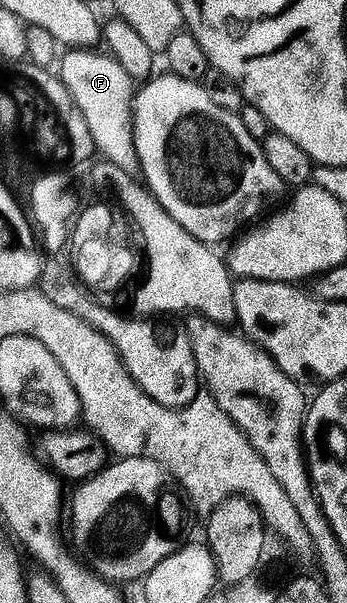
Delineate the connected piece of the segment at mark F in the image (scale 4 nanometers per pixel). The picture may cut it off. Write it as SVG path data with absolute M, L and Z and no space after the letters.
M68 49L63 58L61 77L65 88L69 88L69 96L81 108L81 116L85 116L89 124L89 132L93 134L94 149L100 150L102 157L108 162L117 164L126 174L134 175L139 165L139 157L135 155L135 132L133 129L133 107L137 93L133 75L125 72L121 64L106 53L95 54L94 49Z

